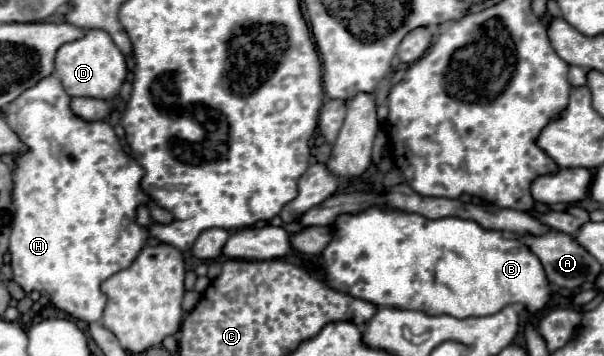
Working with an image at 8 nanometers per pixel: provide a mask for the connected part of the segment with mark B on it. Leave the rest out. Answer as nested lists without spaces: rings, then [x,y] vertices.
[[[373,206],[359,214],[343,214],[333,224],[333,230],[333,240],[321,256],[325,282],[339,292],[353,294],[377,306],[421,310],[431,316],[453,314],[455,318],[467,318],[489,316],[509,304],[523,304],[529,314],[537,314],[553,294],[541,260],[521,238],[507,238],[503,232],[485,230],[473,220],[453,216],[429,220],[419,214]]]

